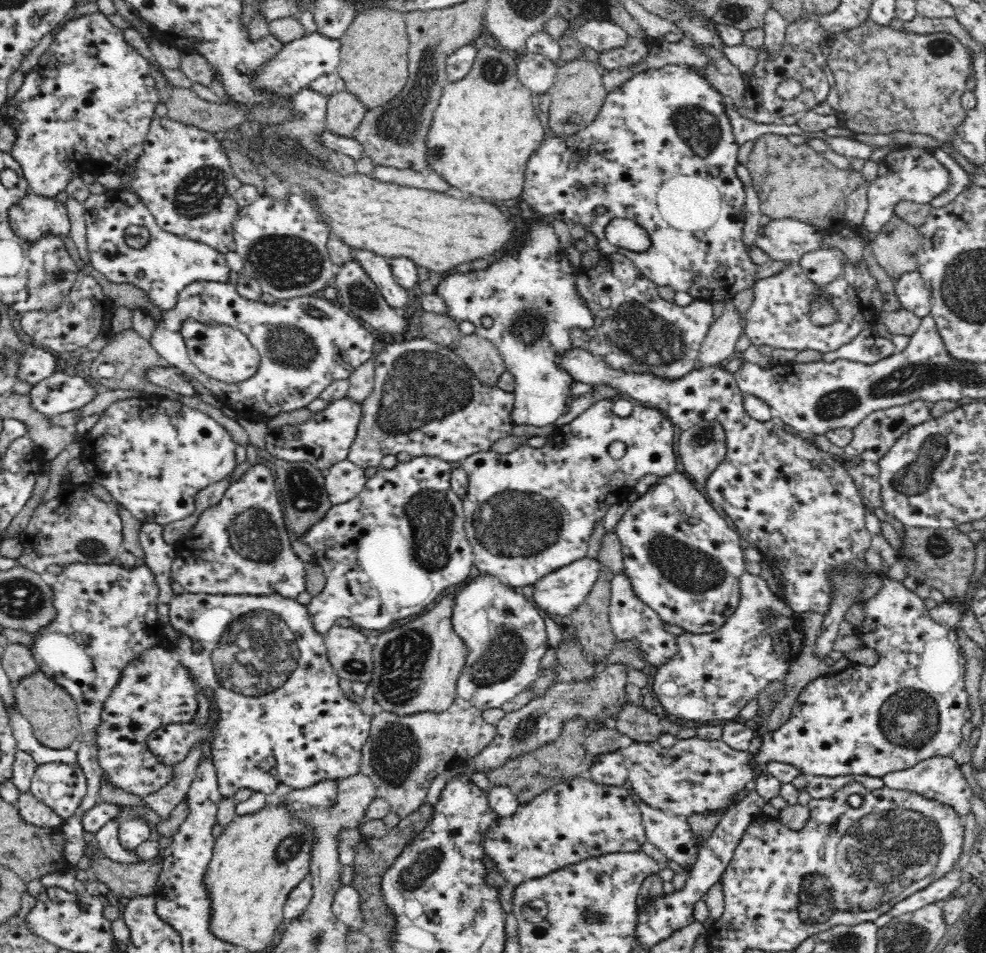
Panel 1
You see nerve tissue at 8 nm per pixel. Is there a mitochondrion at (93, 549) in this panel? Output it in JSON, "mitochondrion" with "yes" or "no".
{"mitochondrion":"yes"}

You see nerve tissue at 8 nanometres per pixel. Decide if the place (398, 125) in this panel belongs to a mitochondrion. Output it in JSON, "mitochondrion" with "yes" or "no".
{"mitochondrion":"yes"}

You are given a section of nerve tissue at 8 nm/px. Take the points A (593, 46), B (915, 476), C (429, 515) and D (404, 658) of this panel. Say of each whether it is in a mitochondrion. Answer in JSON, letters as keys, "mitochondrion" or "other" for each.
{"A":"other","B":"mitochondrion","C":"mitochondrion","D":"mitochondrion"}

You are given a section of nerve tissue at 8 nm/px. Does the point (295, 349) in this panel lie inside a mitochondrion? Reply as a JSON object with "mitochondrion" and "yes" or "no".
{"mitochondrion":"yes"}

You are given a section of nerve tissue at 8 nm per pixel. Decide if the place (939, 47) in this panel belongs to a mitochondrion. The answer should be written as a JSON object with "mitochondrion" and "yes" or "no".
{"mitochondrion":"yes"}

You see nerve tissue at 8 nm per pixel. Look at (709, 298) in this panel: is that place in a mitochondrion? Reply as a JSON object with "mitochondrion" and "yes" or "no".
{"mitochondrion":"no"}

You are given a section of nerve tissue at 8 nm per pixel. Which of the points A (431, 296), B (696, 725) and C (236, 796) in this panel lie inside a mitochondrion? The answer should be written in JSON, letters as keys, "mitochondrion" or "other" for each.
{"A":"other","B":"other","C":"other"}

